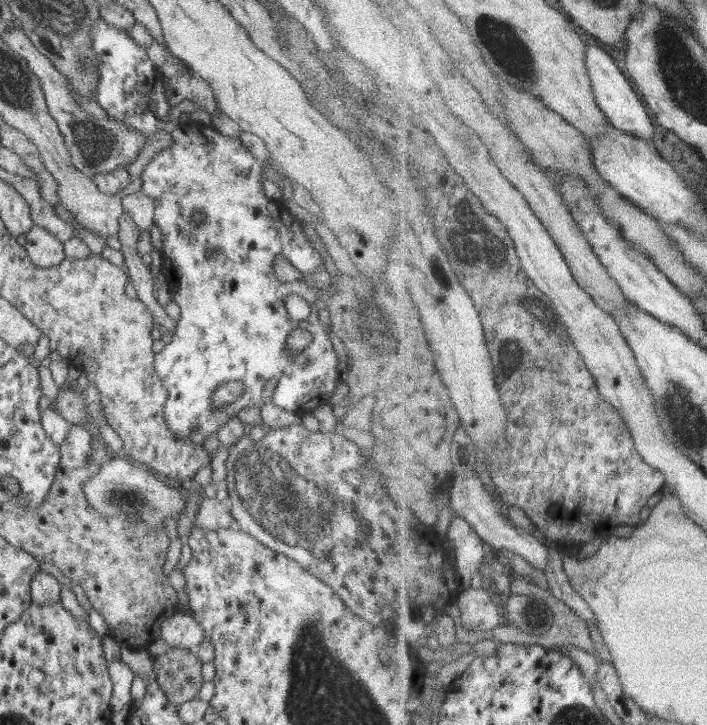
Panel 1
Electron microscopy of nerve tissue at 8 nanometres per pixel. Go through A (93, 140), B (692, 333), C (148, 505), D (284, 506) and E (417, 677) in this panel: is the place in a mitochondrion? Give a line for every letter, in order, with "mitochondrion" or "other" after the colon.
A: mitochondrion
B: other
C: mitochondrion
D: mitochondrion
E: other

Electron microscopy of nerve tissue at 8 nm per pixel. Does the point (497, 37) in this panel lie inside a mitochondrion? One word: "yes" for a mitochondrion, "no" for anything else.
yes

